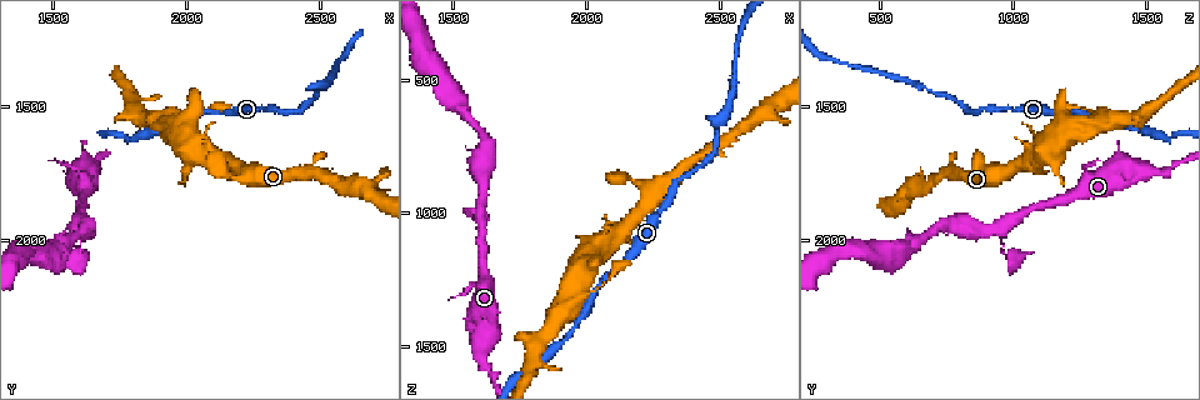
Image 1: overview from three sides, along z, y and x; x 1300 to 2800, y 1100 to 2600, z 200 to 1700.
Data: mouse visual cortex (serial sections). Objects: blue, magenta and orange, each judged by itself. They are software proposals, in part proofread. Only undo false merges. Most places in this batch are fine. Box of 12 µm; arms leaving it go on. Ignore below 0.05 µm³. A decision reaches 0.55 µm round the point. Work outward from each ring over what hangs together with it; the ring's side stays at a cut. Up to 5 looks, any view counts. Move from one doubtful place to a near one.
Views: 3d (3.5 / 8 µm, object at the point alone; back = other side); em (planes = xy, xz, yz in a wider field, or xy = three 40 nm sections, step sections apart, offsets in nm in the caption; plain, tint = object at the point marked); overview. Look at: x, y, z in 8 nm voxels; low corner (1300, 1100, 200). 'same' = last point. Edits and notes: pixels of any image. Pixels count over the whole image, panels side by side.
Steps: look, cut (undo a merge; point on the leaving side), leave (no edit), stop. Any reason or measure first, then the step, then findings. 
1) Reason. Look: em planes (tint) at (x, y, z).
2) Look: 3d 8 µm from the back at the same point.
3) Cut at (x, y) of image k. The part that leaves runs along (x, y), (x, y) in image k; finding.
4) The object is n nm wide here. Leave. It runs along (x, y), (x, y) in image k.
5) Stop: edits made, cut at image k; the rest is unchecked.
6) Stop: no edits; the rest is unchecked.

A narrow waist. Look: 3d 8 µm from the back at (2170, 1770, 870).

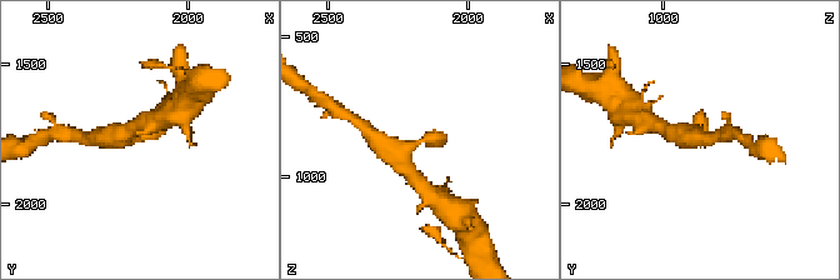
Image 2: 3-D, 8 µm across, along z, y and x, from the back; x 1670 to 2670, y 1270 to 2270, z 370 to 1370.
The arms are 400, 400 nm wide. Look: em xy step 3 (tint) at (2180, 1770, 870).

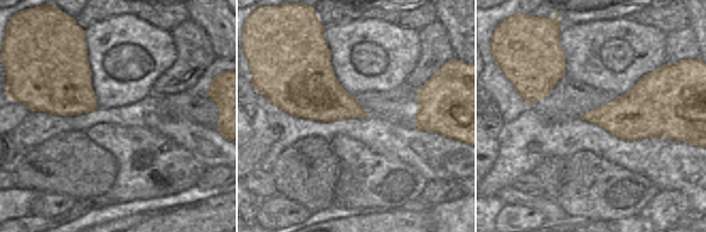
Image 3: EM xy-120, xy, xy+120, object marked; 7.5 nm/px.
Leave. It runs along (109, 143), (143, 138), (163, 113) in image 2; one cell here.

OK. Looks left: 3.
Three arms meet. Look: 3d 3.5 µm at (1600, 1950, 960).

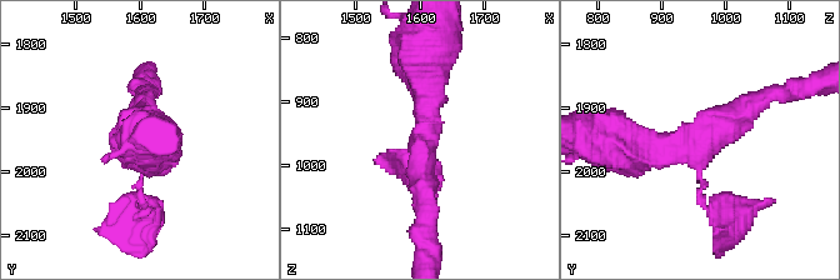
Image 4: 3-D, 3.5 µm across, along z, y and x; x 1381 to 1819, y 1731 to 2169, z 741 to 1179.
3 arms meet here; the arms are 100, 300, 400 nm wide; shape alone is not enough. Look: em planes (tint) at (1600, 1945, 960).

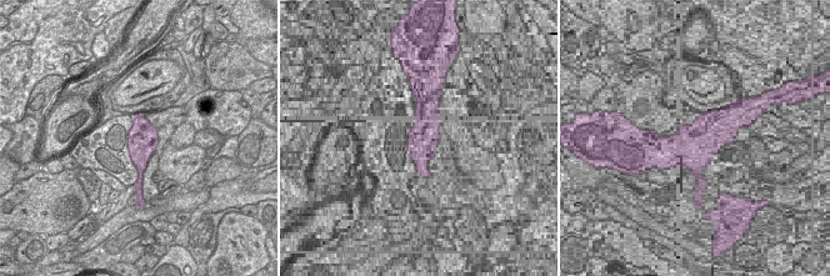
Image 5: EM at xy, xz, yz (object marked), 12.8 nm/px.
Leave. It runs along (769, 93), (689, 143), (621, 143) in image 4; continuous, no second cell.

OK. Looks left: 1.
Stop: no edits; the rest is unchecked.

